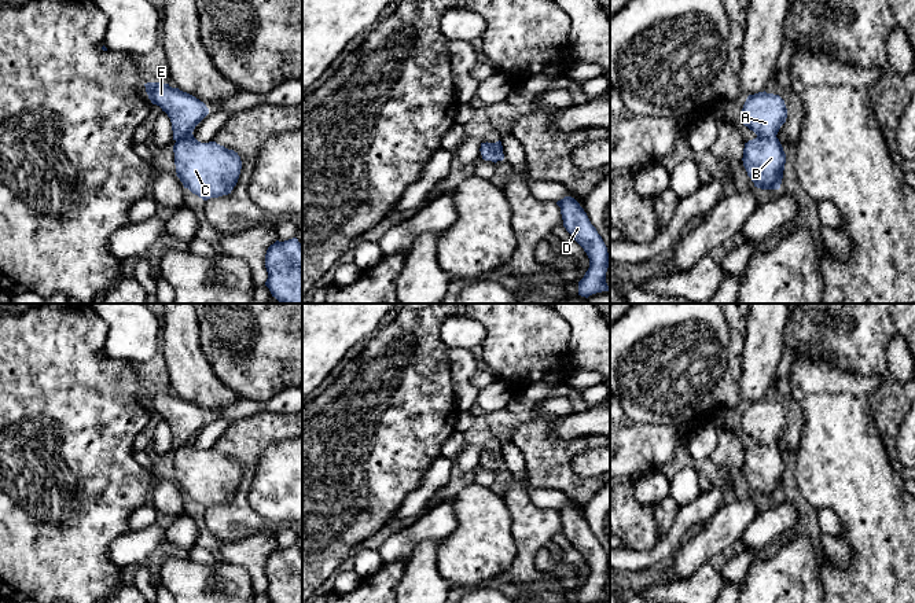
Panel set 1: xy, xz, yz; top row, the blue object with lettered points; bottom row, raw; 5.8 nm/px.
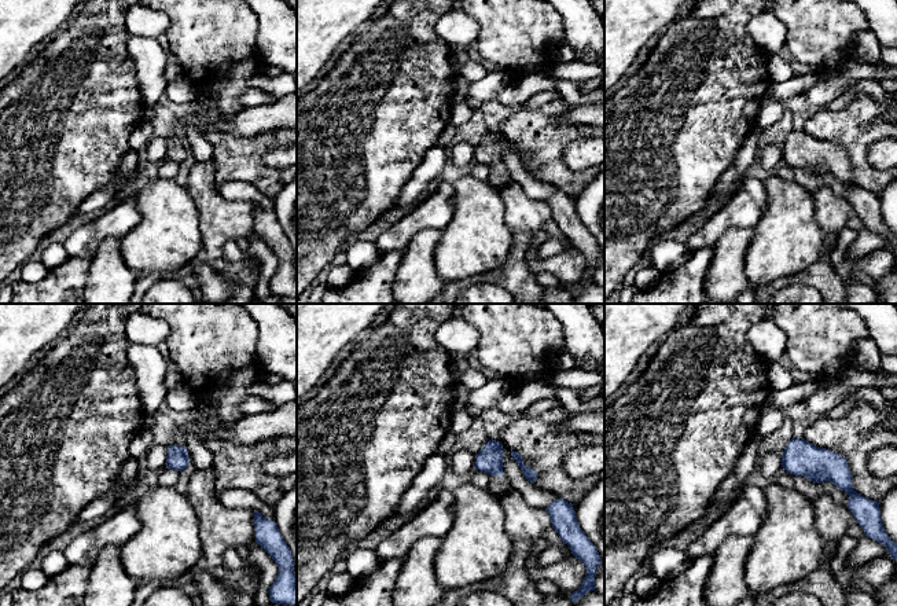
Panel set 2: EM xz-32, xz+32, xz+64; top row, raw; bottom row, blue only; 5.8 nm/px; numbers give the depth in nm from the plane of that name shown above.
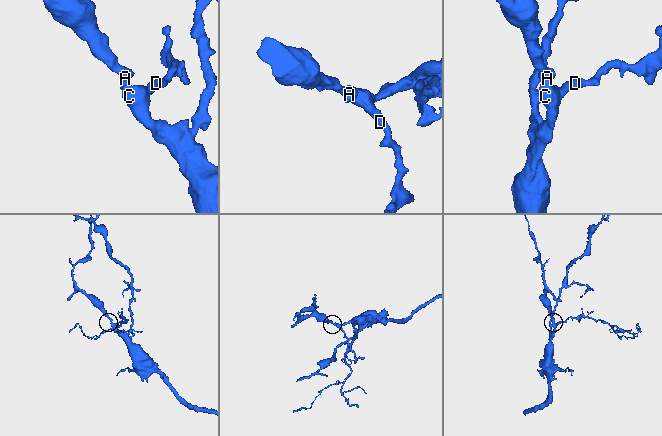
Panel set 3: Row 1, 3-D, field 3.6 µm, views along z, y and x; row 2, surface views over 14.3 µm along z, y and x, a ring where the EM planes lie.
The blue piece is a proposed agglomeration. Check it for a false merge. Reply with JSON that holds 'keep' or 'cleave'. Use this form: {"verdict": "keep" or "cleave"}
{"verdict": "keep"}

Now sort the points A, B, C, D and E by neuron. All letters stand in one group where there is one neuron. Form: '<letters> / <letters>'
A B C D E

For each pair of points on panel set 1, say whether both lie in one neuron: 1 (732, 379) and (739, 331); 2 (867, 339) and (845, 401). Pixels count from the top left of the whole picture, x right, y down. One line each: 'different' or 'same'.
1: same
2: different

